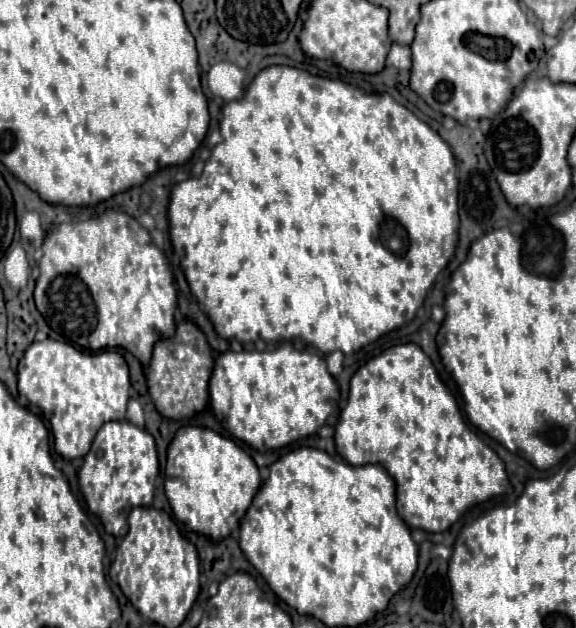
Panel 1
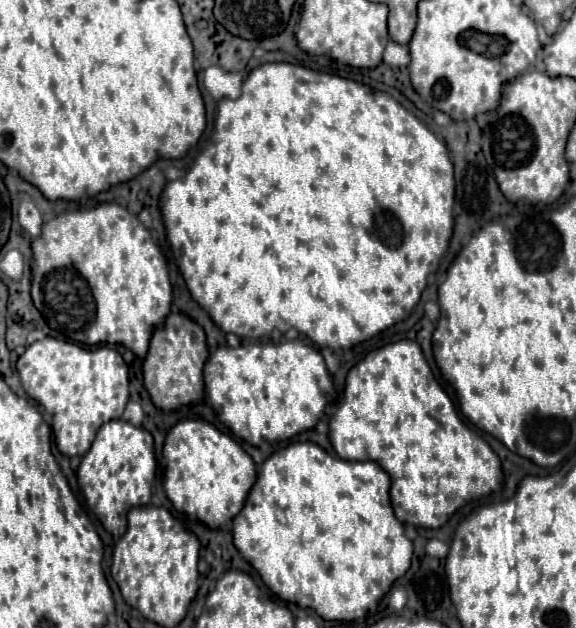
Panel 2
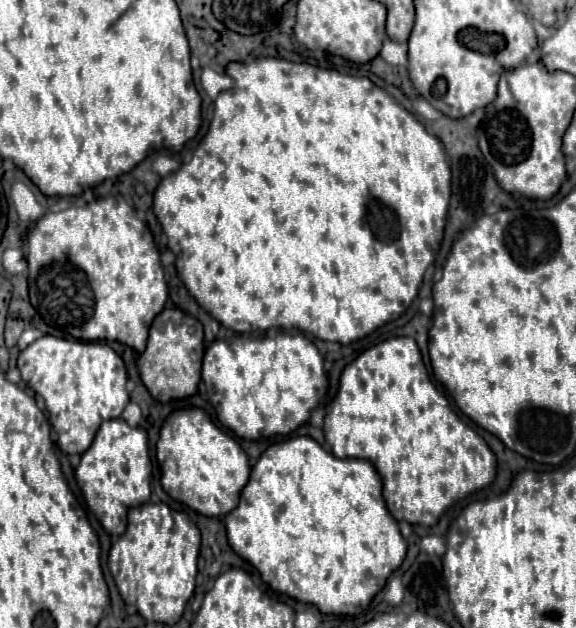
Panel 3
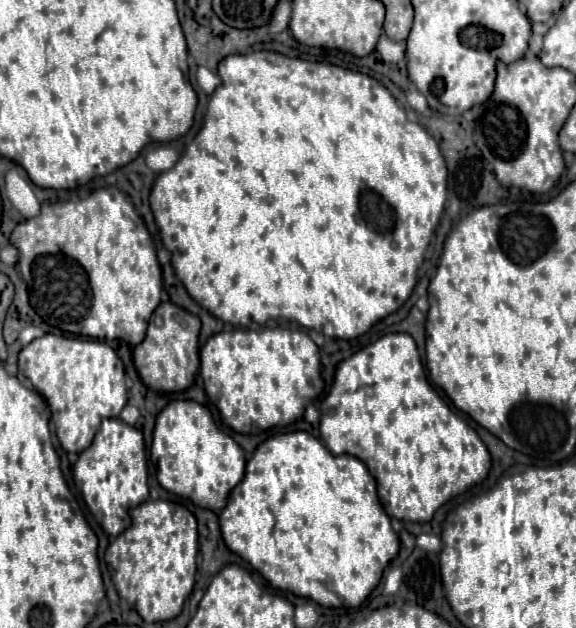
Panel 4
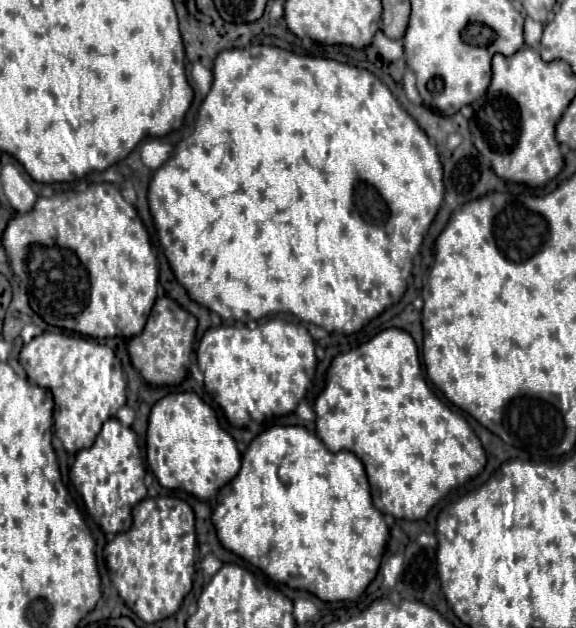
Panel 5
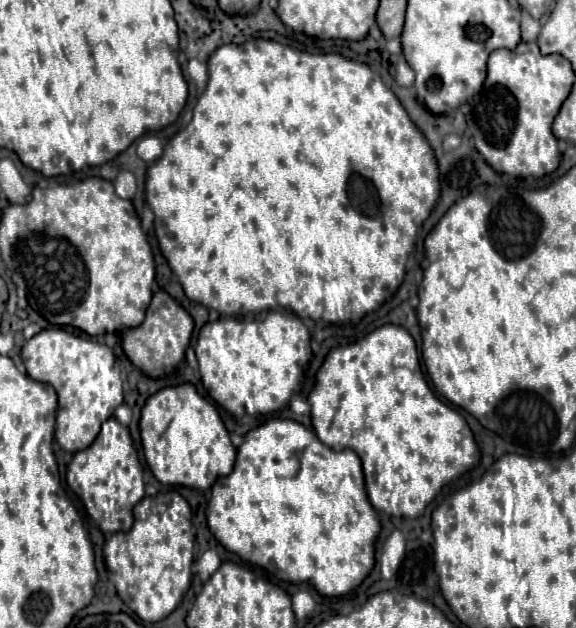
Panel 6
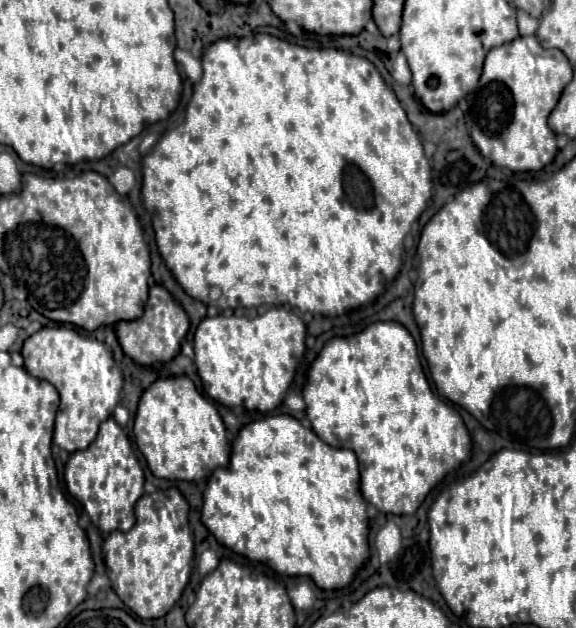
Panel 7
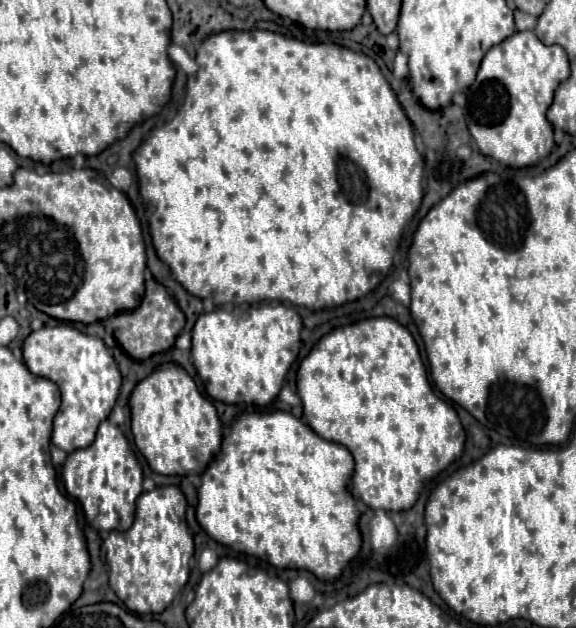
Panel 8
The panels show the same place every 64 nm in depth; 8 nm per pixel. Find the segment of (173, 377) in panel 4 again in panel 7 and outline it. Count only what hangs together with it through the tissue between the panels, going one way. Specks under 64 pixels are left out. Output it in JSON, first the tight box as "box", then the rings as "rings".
{"box":[114,284,190,366],"rings":[[[152,284],[150,286],[150,296],[144,306],[144,314],[136,320],[120,320],[114,324],[118,342],[122,350],[138,364],[150,366],[154,362],[166,362],[174,358],[180,352],[180,344],[190,328],[190,320],[182,306],[170,296],[170,292],[164,286]]]}

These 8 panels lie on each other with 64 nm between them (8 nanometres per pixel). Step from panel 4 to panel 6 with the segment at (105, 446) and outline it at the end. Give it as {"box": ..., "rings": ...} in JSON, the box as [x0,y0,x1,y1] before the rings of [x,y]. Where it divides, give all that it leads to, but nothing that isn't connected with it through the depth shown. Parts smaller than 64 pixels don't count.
{"box":[66,418,144,534],"rings":[[[108,418],[90,448],[74,454],[66,472],[66,482],[70,490],[84,502],[86,512],[104,534],[128,532],[134,522],[132,508],[138,500],[144,498],[142,466],[138,462],[128,428],[122,426],[116,418]]]}

